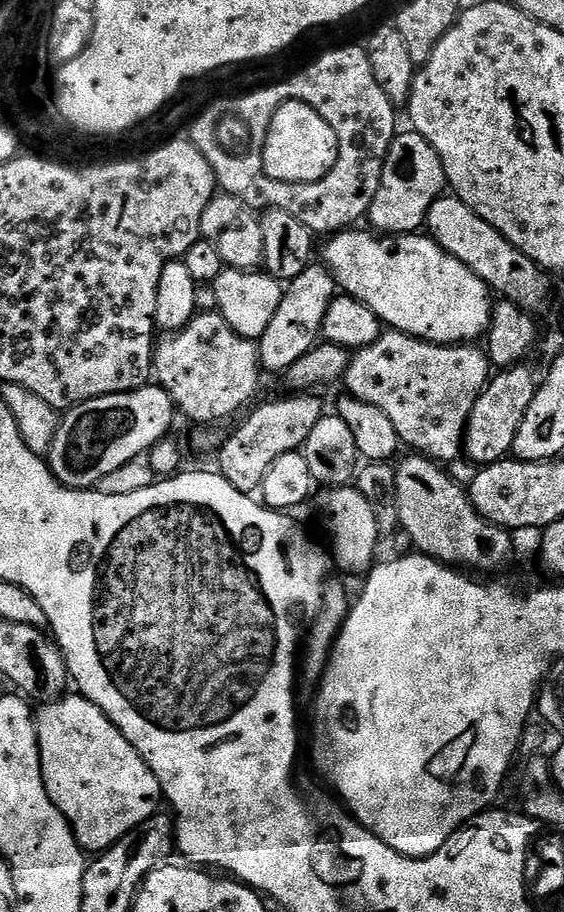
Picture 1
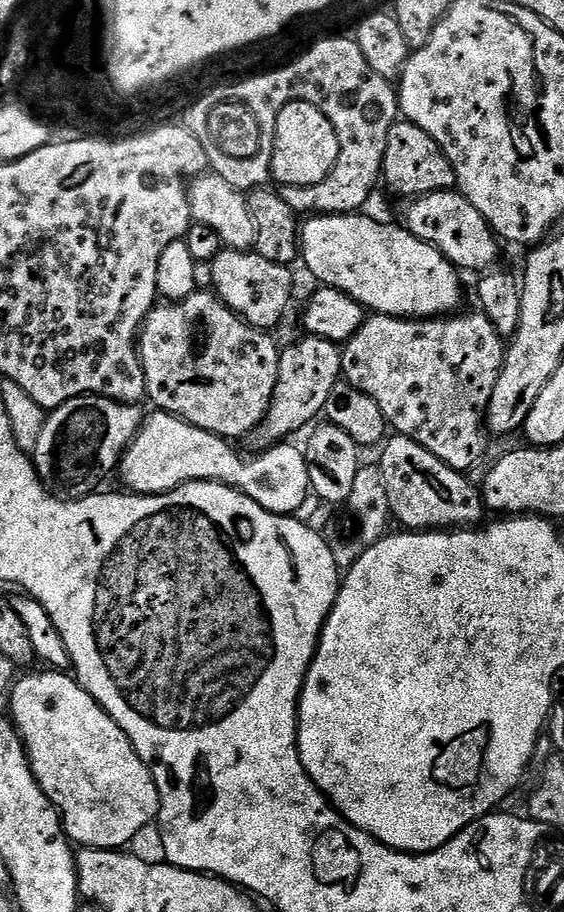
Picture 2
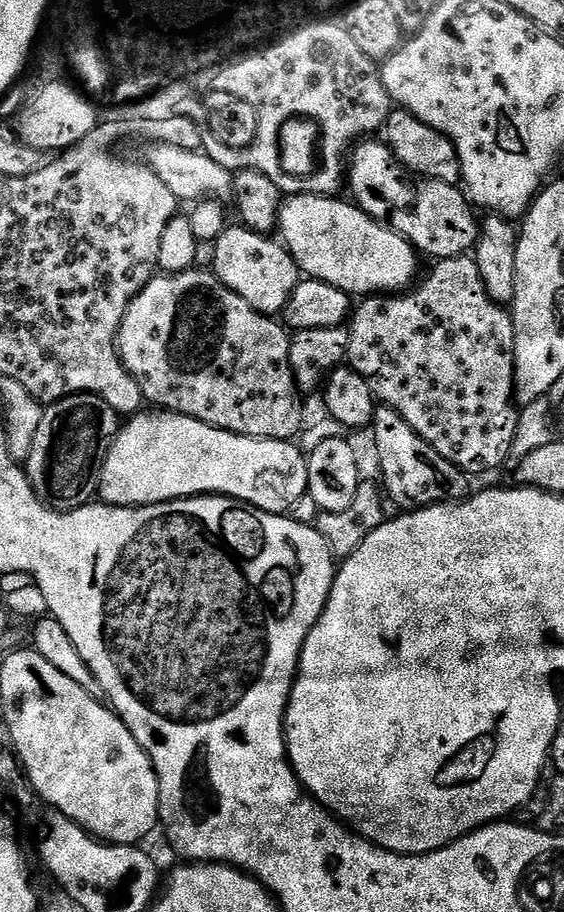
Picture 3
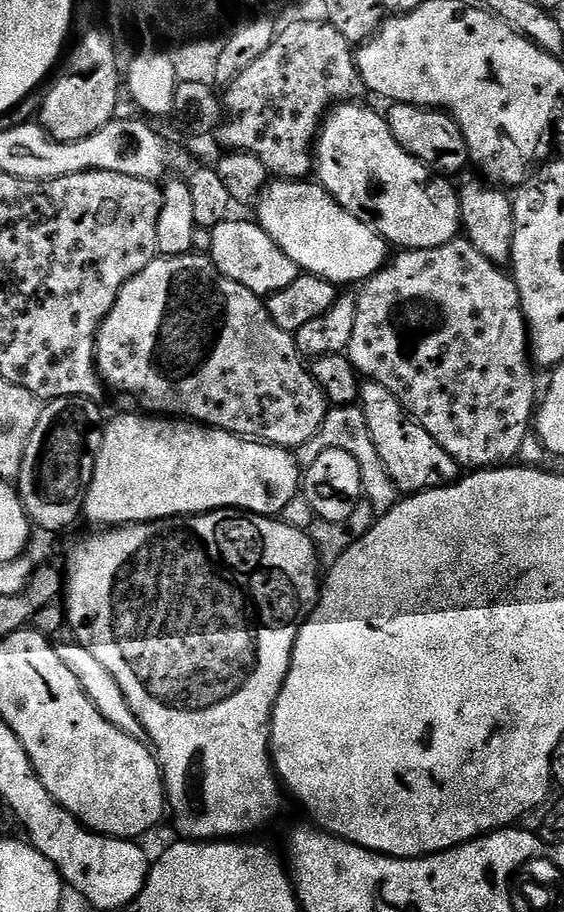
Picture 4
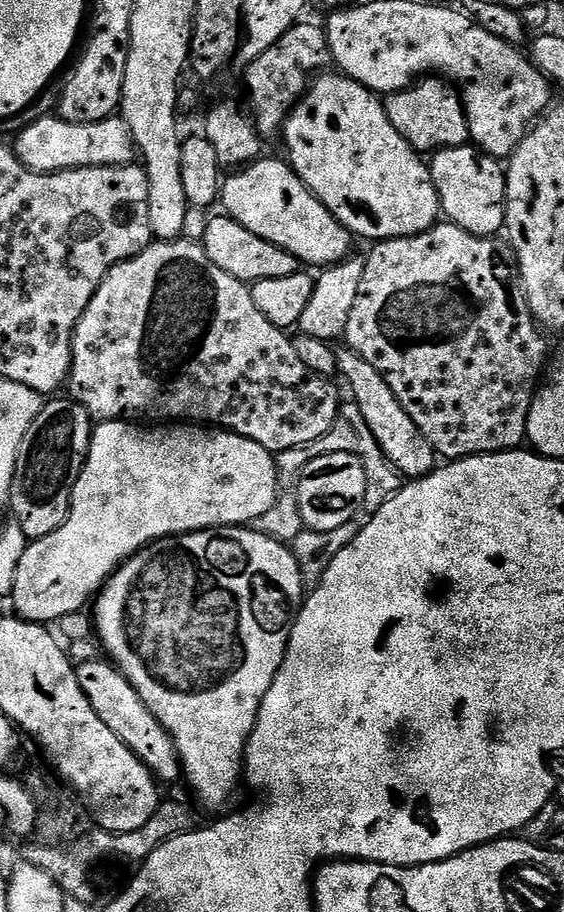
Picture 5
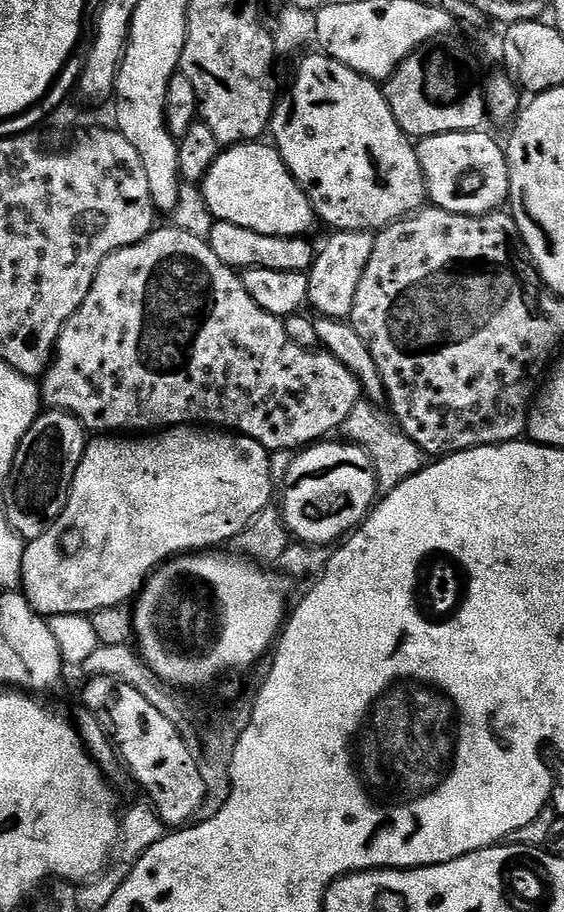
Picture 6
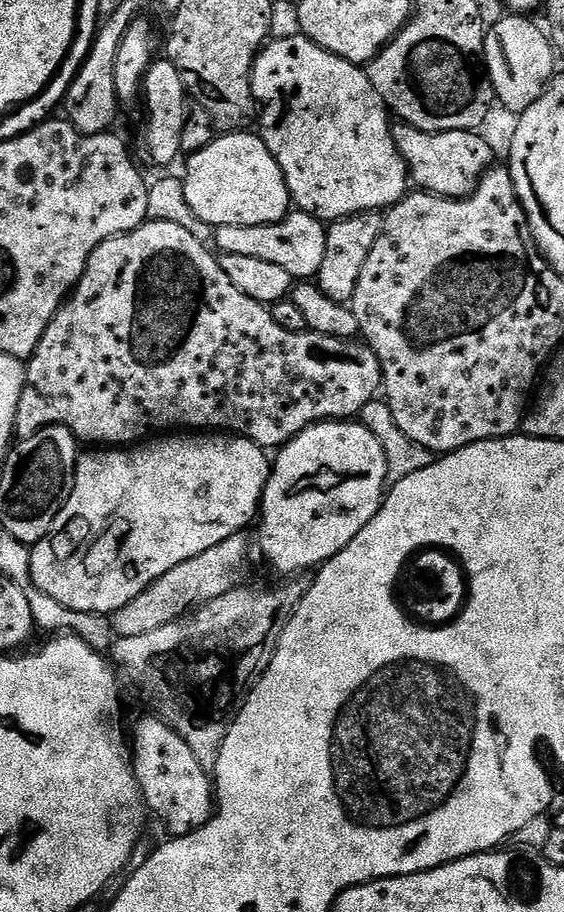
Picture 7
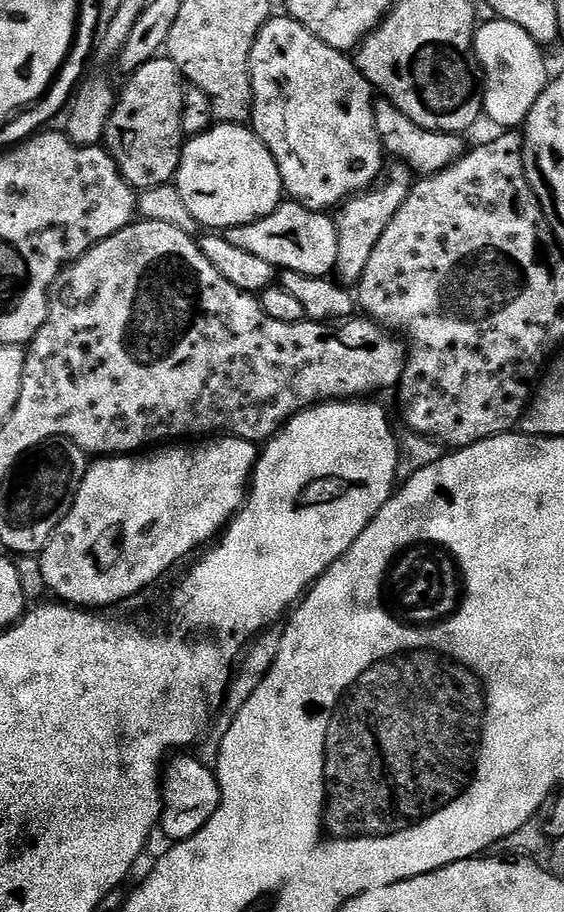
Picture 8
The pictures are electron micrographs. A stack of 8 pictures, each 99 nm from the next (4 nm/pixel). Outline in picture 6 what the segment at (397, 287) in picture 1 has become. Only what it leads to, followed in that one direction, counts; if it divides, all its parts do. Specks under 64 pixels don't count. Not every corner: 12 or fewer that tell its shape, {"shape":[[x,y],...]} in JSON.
{"shape":[[271,143],[225,147],[213,221],[307,237],[318,217]]}

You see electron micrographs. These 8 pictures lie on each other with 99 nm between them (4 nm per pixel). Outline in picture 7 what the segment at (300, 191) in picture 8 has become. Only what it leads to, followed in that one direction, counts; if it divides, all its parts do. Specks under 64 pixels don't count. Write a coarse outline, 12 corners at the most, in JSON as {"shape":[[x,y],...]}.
{"shape":[[269,39],[252,94],[299,211],[325,222],[410,191],[361,65]]}

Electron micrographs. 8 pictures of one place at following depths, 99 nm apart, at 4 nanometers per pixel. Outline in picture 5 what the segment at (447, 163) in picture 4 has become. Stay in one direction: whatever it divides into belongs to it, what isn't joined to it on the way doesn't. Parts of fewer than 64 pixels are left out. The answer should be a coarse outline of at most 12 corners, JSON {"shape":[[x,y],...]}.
{"shape":[[420,78],[384,100],[421,154],[469,143],[459,91]]}

